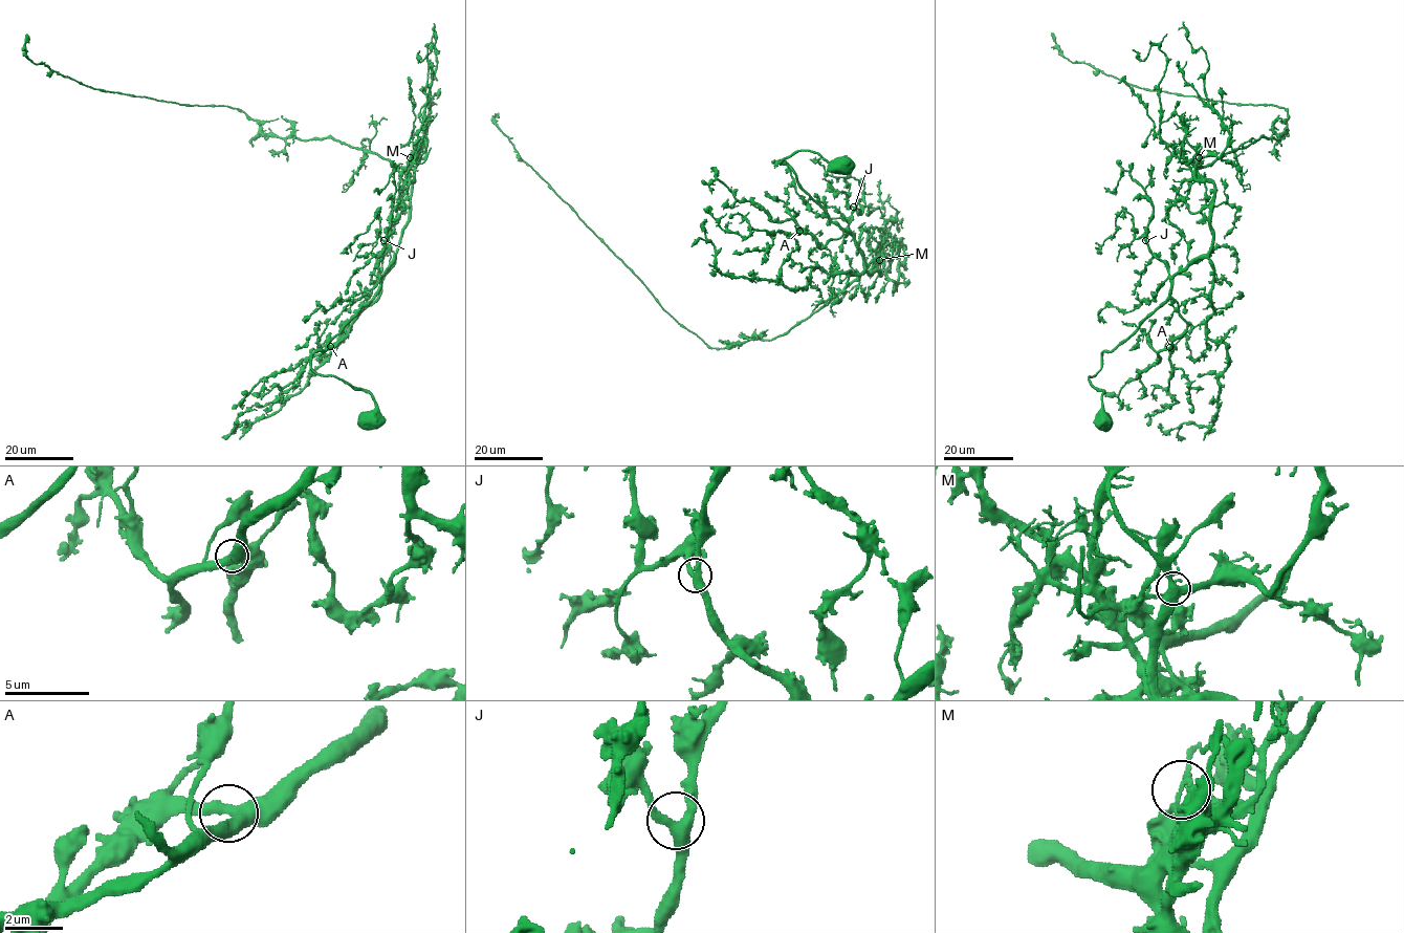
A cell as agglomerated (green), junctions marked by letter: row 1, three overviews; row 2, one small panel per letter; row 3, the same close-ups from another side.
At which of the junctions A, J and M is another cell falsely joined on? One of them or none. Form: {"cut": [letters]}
{"cut": ["M"]}

